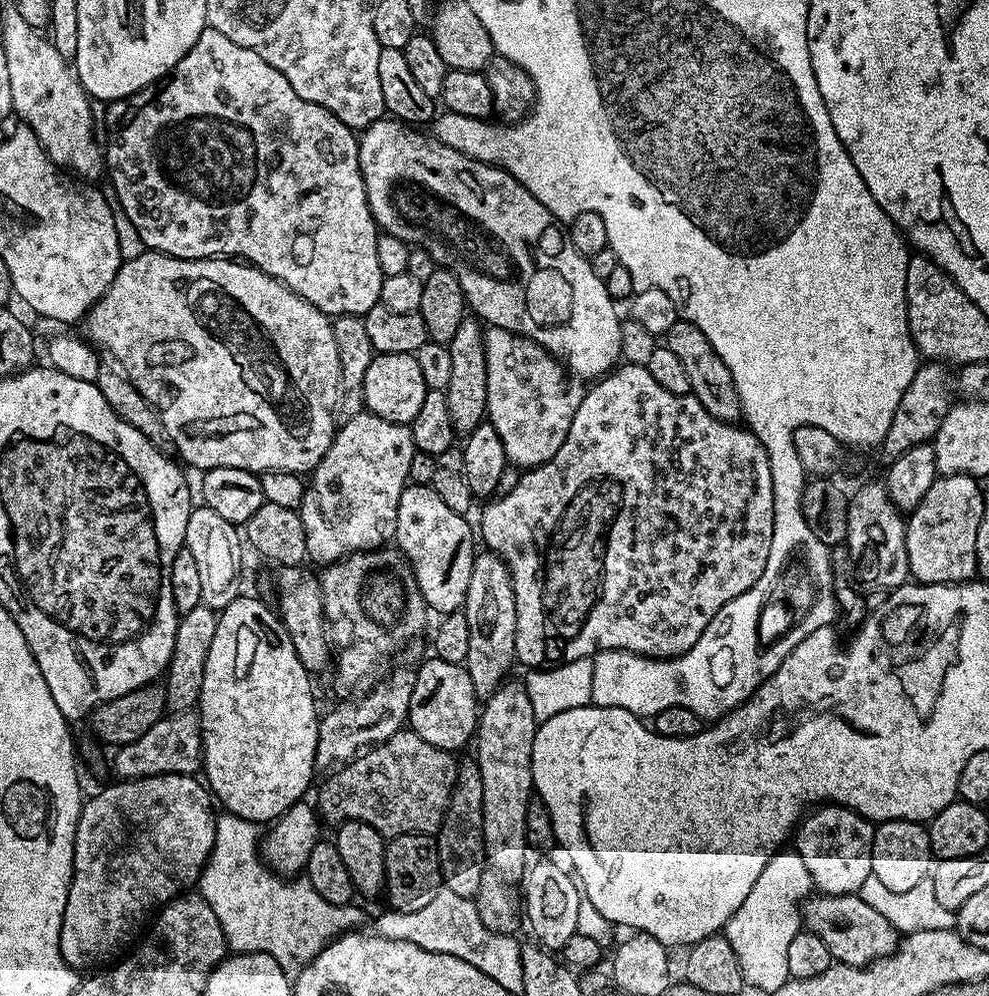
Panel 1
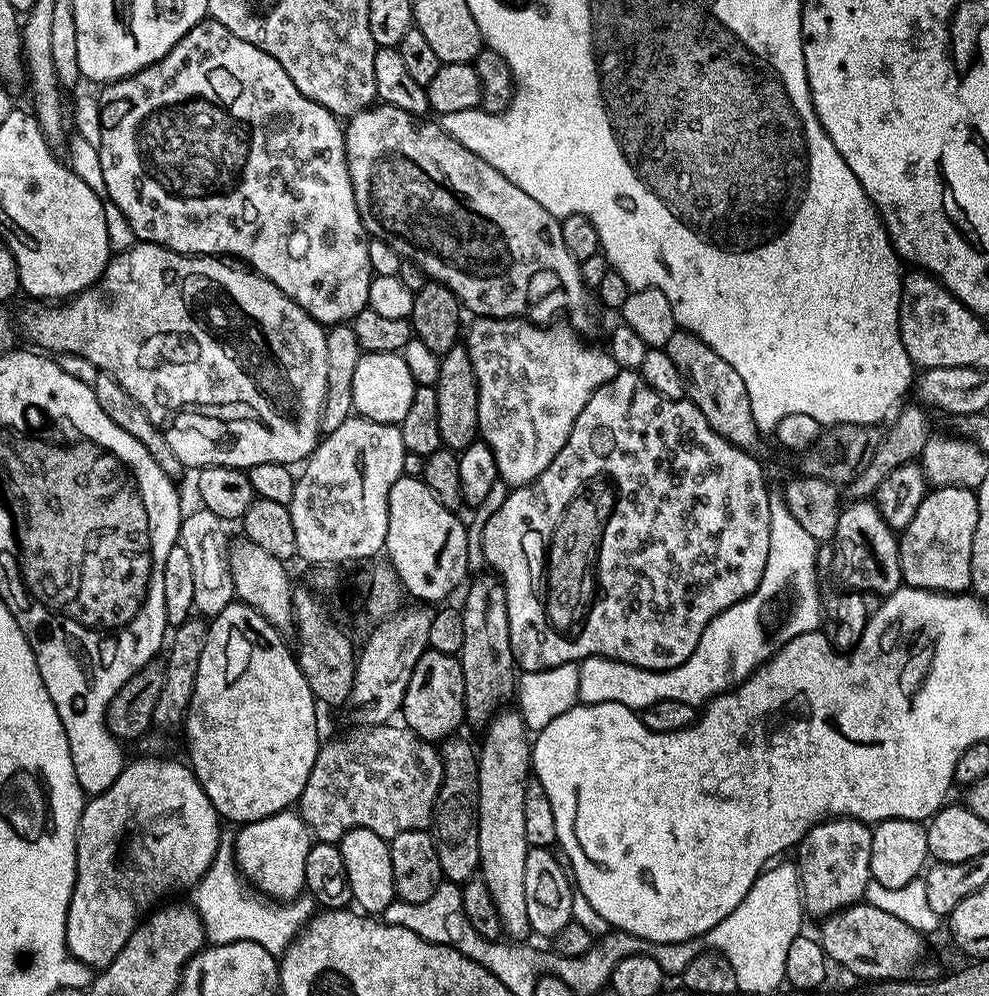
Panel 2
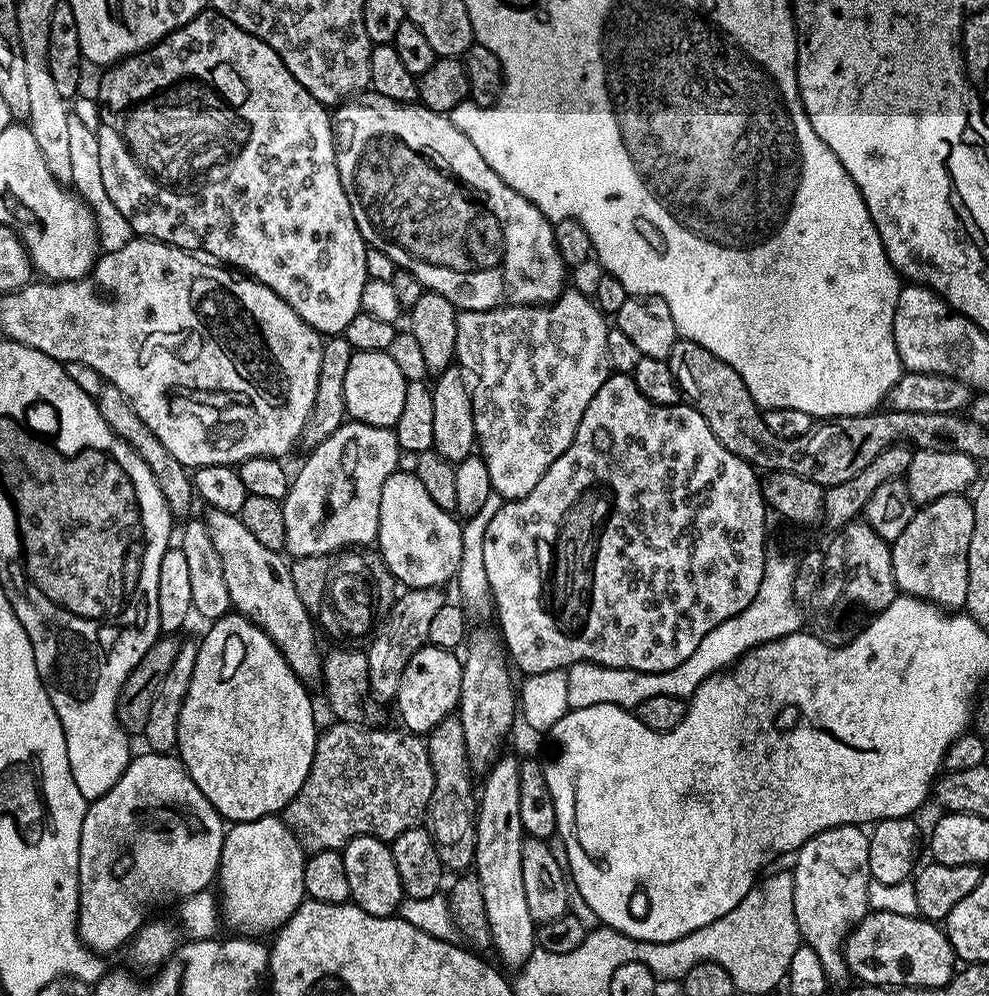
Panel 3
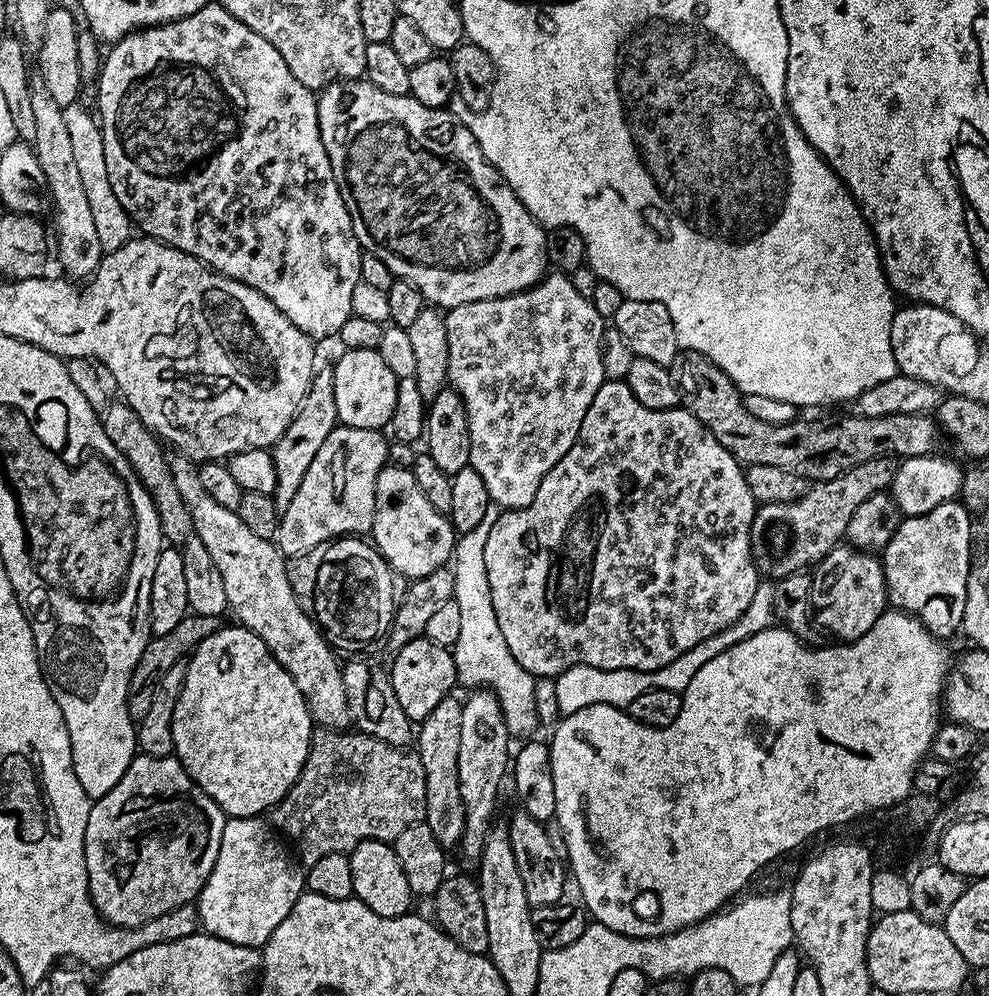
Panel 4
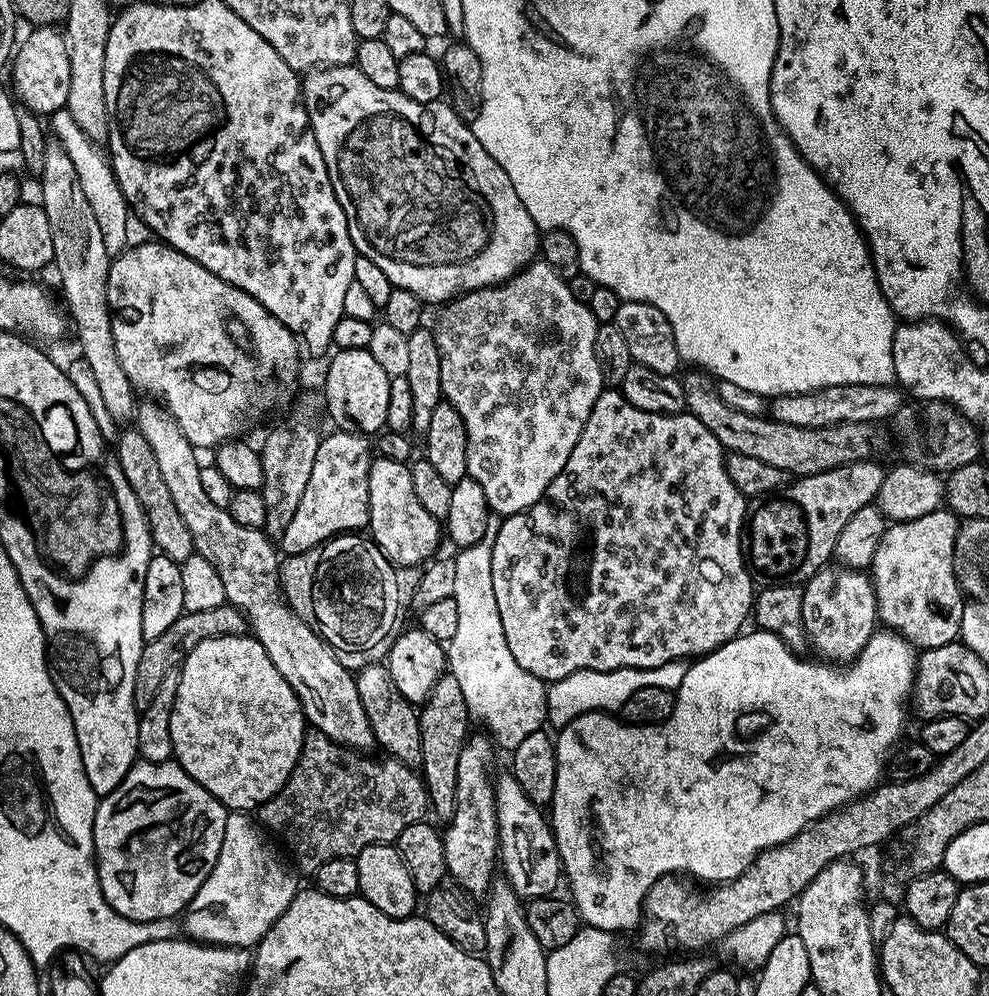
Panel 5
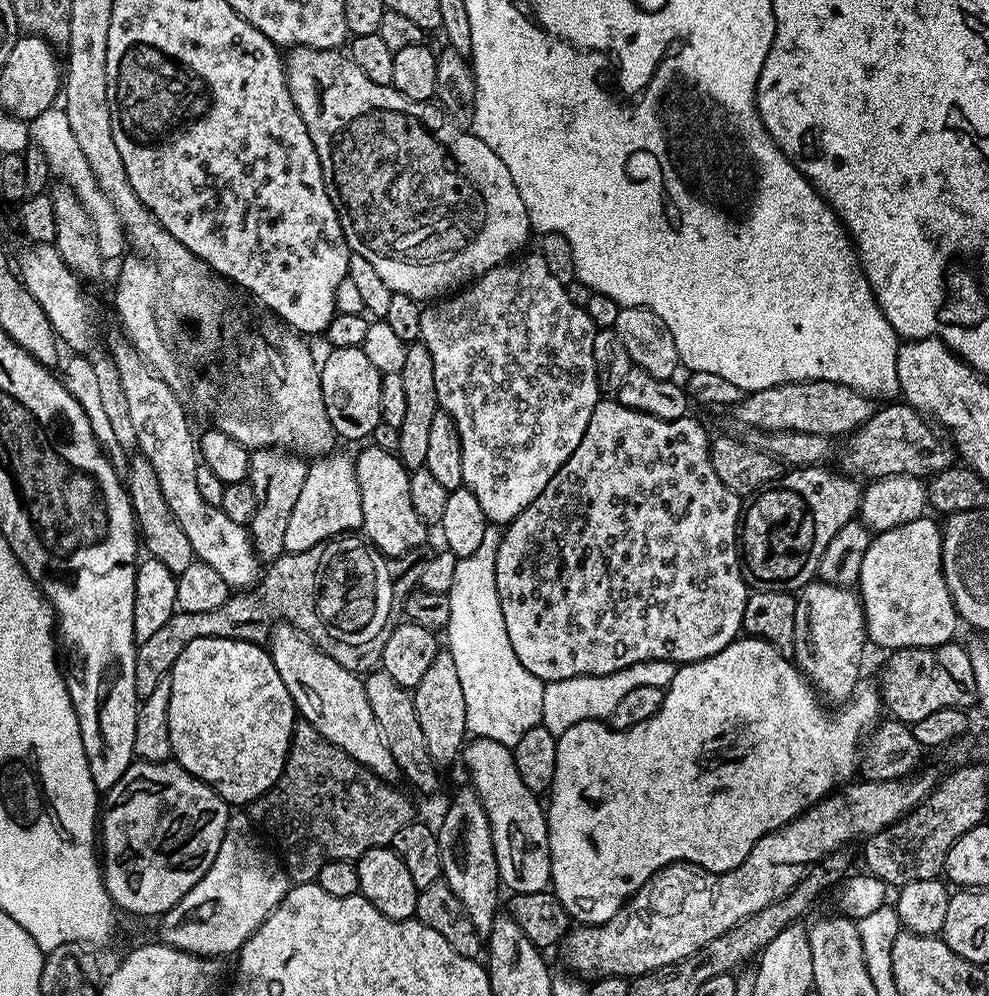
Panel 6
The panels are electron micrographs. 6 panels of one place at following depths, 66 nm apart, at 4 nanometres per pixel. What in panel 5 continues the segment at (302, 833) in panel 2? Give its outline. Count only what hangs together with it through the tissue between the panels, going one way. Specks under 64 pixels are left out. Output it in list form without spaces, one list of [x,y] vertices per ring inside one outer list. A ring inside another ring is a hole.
[[[240,810],[228,814],[222,850],[219,851],[214,869],[182,913],[183,931],[197,943],[214,944],[217,947],[255,947],[300,891],[300,885],[292,874],[293,869],[286,862],[284,864],[273,839],[249,816],[249,813]]]

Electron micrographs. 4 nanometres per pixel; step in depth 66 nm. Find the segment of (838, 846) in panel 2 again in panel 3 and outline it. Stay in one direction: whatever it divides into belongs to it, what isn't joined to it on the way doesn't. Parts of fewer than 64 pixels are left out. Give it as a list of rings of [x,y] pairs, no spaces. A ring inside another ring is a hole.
[[[843,824],[822,830],[794,853],[796,865],[790,868],[794,890],[794,918],[801,941],[814,949],[818,958],[822,958],[824,976],[828,978],[845,975],[842,933],[870,911],[868,883],[873,878],[868,844],[869,833],[863,827]]]

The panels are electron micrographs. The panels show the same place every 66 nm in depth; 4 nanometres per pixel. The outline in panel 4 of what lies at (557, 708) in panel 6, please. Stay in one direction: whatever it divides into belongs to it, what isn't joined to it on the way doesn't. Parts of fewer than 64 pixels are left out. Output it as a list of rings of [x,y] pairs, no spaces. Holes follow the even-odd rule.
[[[733,626],[724,629],[718,636],[704,639],[698,646],[694,646],[686,654],[680,655],[674,662],[659,668],[656,672],[635,671],[633,668],[619,668],[618,670],[604,671],[598,667],[585,664],[575,664],[555,677],[554,696],[561,715],[576,713],[594,704],[614,705],[616,708],[627,708],[630,702],[638,698],[639,694],[646,693],[652,688],[670,689],[681,693],[688,688],[694,674],[704,665],[704,661],[712,659],[717,654],[732,647],[741,639],[739,627]]]

